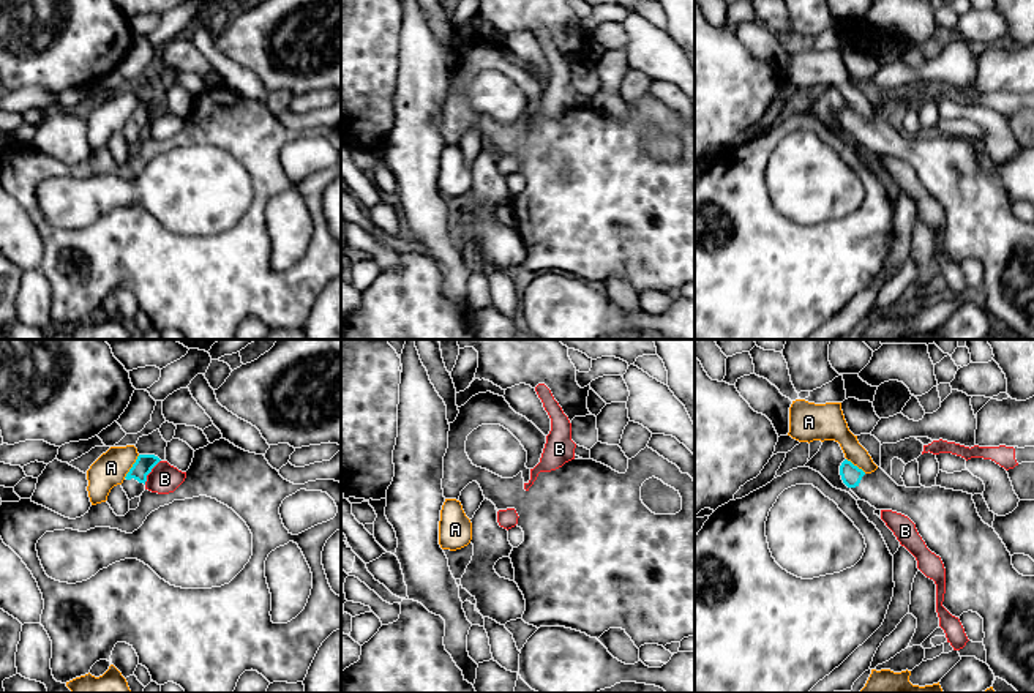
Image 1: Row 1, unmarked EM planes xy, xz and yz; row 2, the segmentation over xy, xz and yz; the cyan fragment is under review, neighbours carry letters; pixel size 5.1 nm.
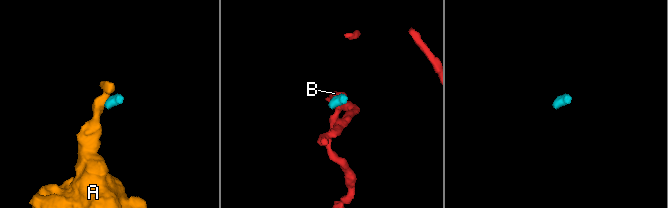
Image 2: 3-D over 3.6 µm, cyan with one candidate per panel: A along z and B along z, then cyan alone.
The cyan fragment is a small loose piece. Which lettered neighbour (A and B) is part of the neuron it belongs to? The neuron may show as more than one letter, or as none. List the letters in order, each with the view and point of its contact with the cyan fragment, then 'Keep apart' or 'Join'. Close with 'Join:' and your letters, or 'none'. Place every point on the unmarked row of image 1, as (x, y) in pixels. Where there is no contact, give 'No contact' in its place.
A: Touches cyan at xy (133, 112). Keep apart
B: Touches cyan at xy (150, 117). Keep apart
Join: none

